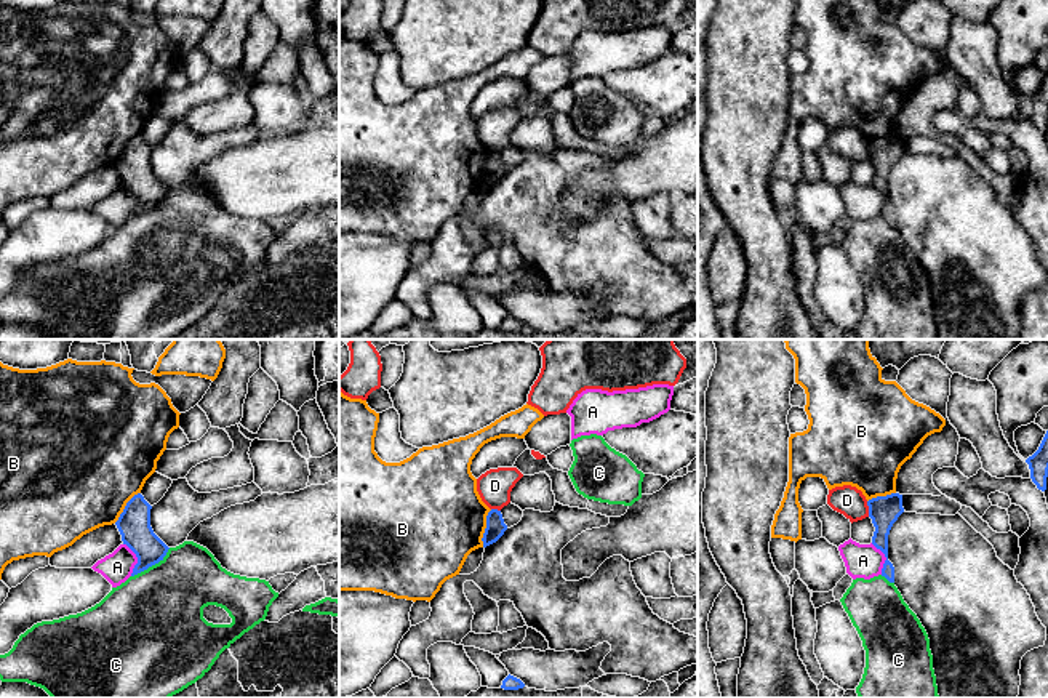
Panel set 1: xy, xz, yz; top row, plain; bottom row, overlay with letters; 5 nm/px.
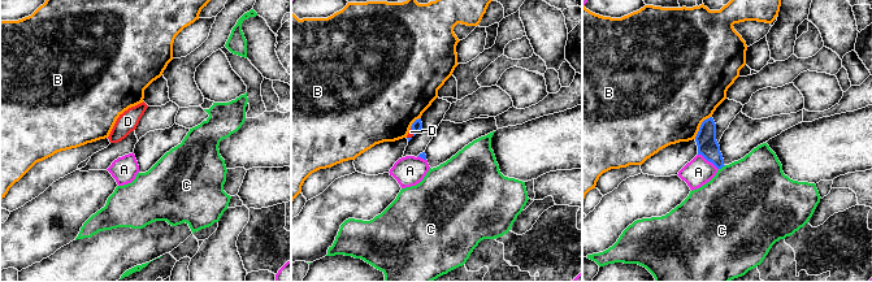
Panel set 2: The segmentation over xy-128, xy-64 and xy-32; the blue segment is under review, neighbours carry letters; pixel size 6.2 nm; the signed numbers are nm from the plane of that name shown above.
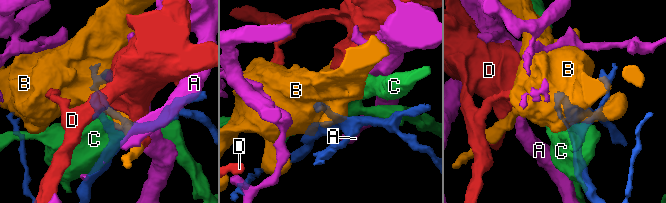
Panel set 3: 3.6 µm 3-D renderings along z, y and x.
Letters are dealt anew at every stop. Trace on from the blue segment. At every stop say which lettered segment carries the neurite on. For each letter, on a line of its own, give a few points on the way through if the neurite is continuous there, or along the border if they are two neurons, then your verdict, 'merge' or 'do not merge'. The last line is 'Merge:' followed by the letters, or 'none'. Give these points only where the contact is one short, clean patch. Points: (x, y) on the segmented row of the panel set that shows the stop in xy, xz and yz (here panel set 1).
A: border along xy (124, 543), (136, 557), (132, 575); do not merge
B: border along xz (492, 509), (485, 519), (482, 546); do not merge
C: do not merge
D: border along yz (866, 501), (869, 516); do not merge
Merge: none

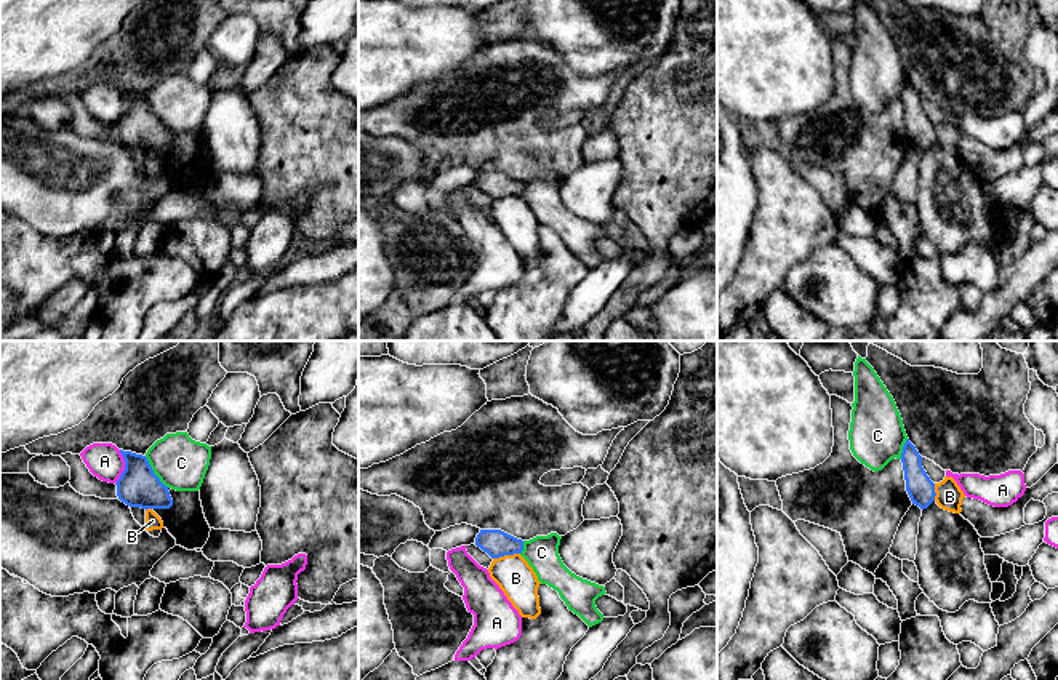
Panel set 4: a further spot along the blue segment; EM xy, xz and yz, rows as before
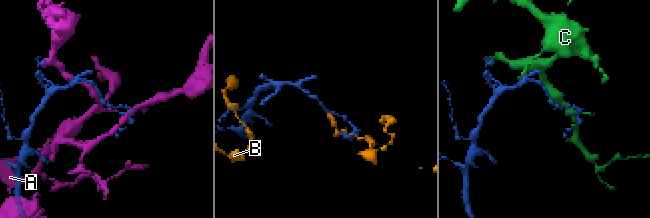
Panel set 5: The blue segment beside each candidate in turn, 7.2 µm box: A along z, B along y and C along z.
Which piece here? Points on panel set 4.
A: do not merge
B: border along xz (519, 552), (493, 559); do not merge
C: do not merge
Merge: none

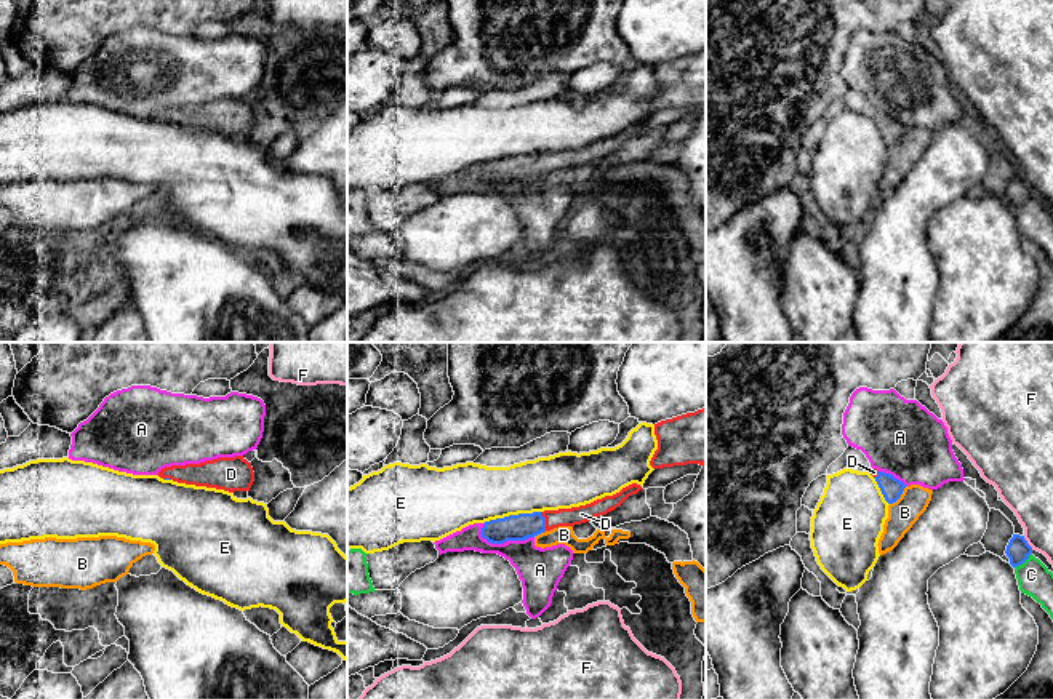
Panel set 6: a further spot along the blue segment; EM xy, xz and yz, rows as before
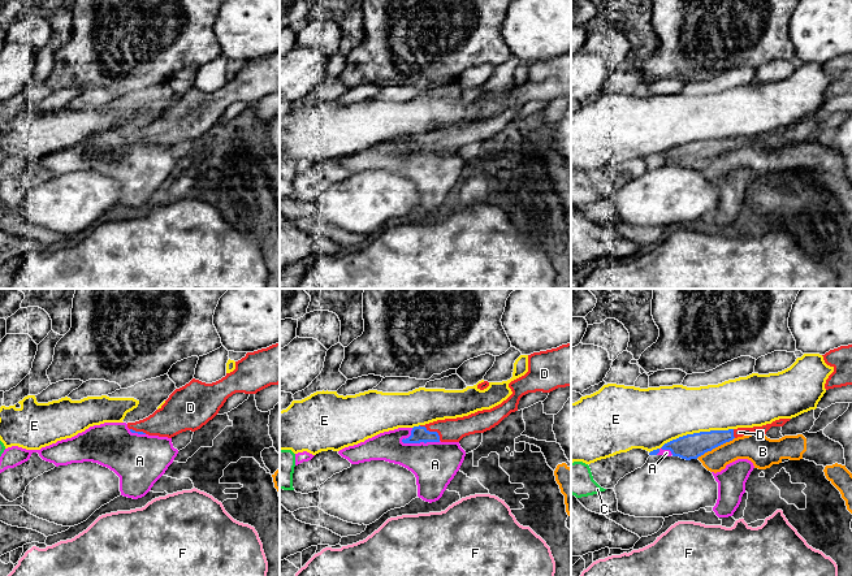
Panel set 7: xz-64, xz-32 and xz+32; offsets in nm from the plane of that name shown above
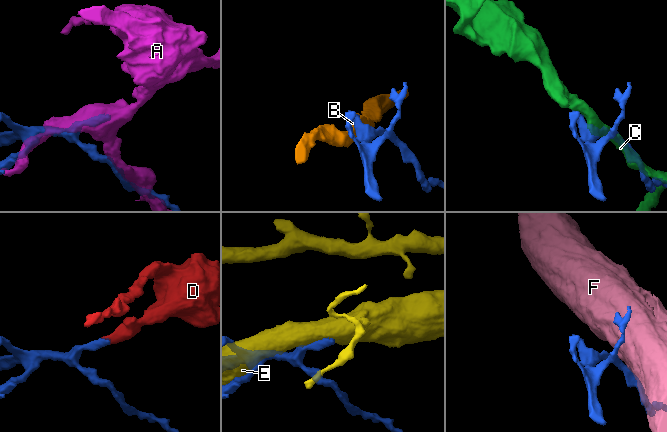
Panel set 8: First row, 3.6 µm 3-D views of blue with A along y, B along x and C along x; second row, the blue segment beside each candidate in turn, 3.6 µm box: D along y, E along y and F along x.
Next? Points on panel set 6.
A: do not merge
B: do not merge
C: do not merge
D: runs through xz (520, 527), (544, 522), (564, 517); merge
E: do not merge
F: border along yz (1023, 536), (1032, 549); do not merge
Merge: D

